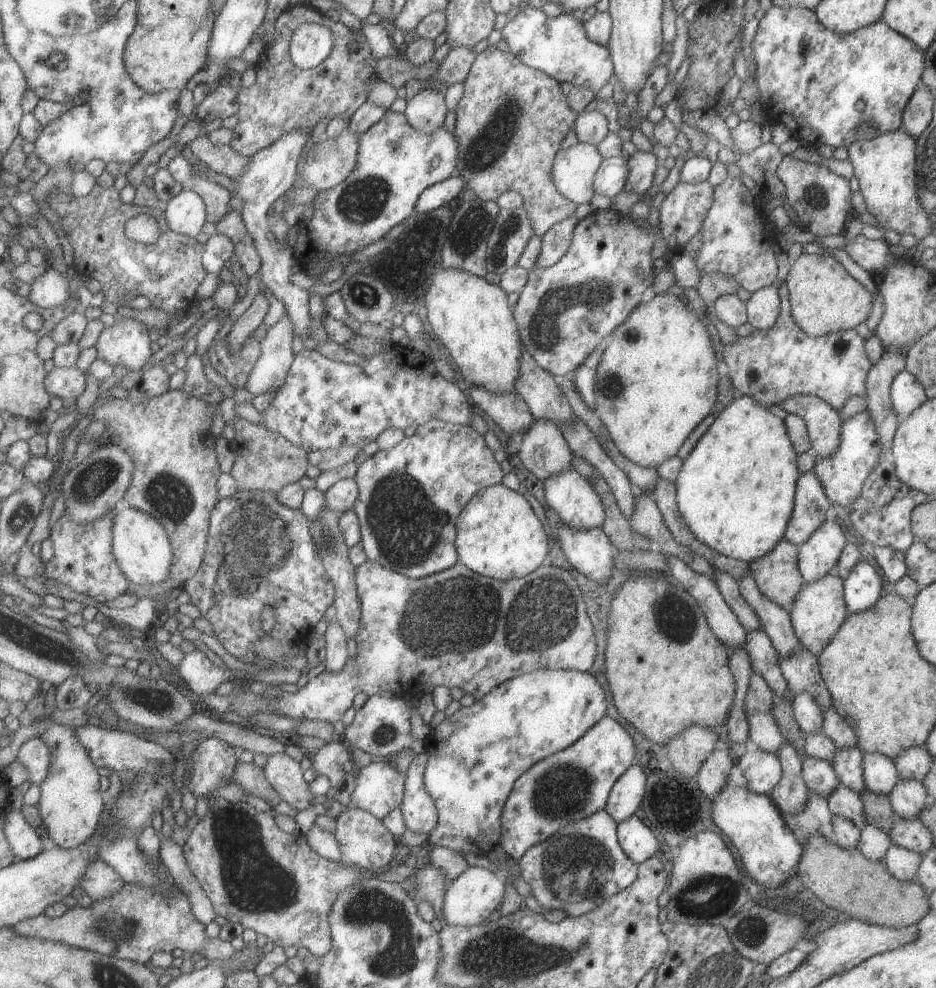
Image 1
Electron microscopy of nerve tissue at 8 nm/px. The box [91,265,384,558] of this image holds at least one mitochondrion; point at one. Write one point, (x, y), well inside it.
(173, 498)

